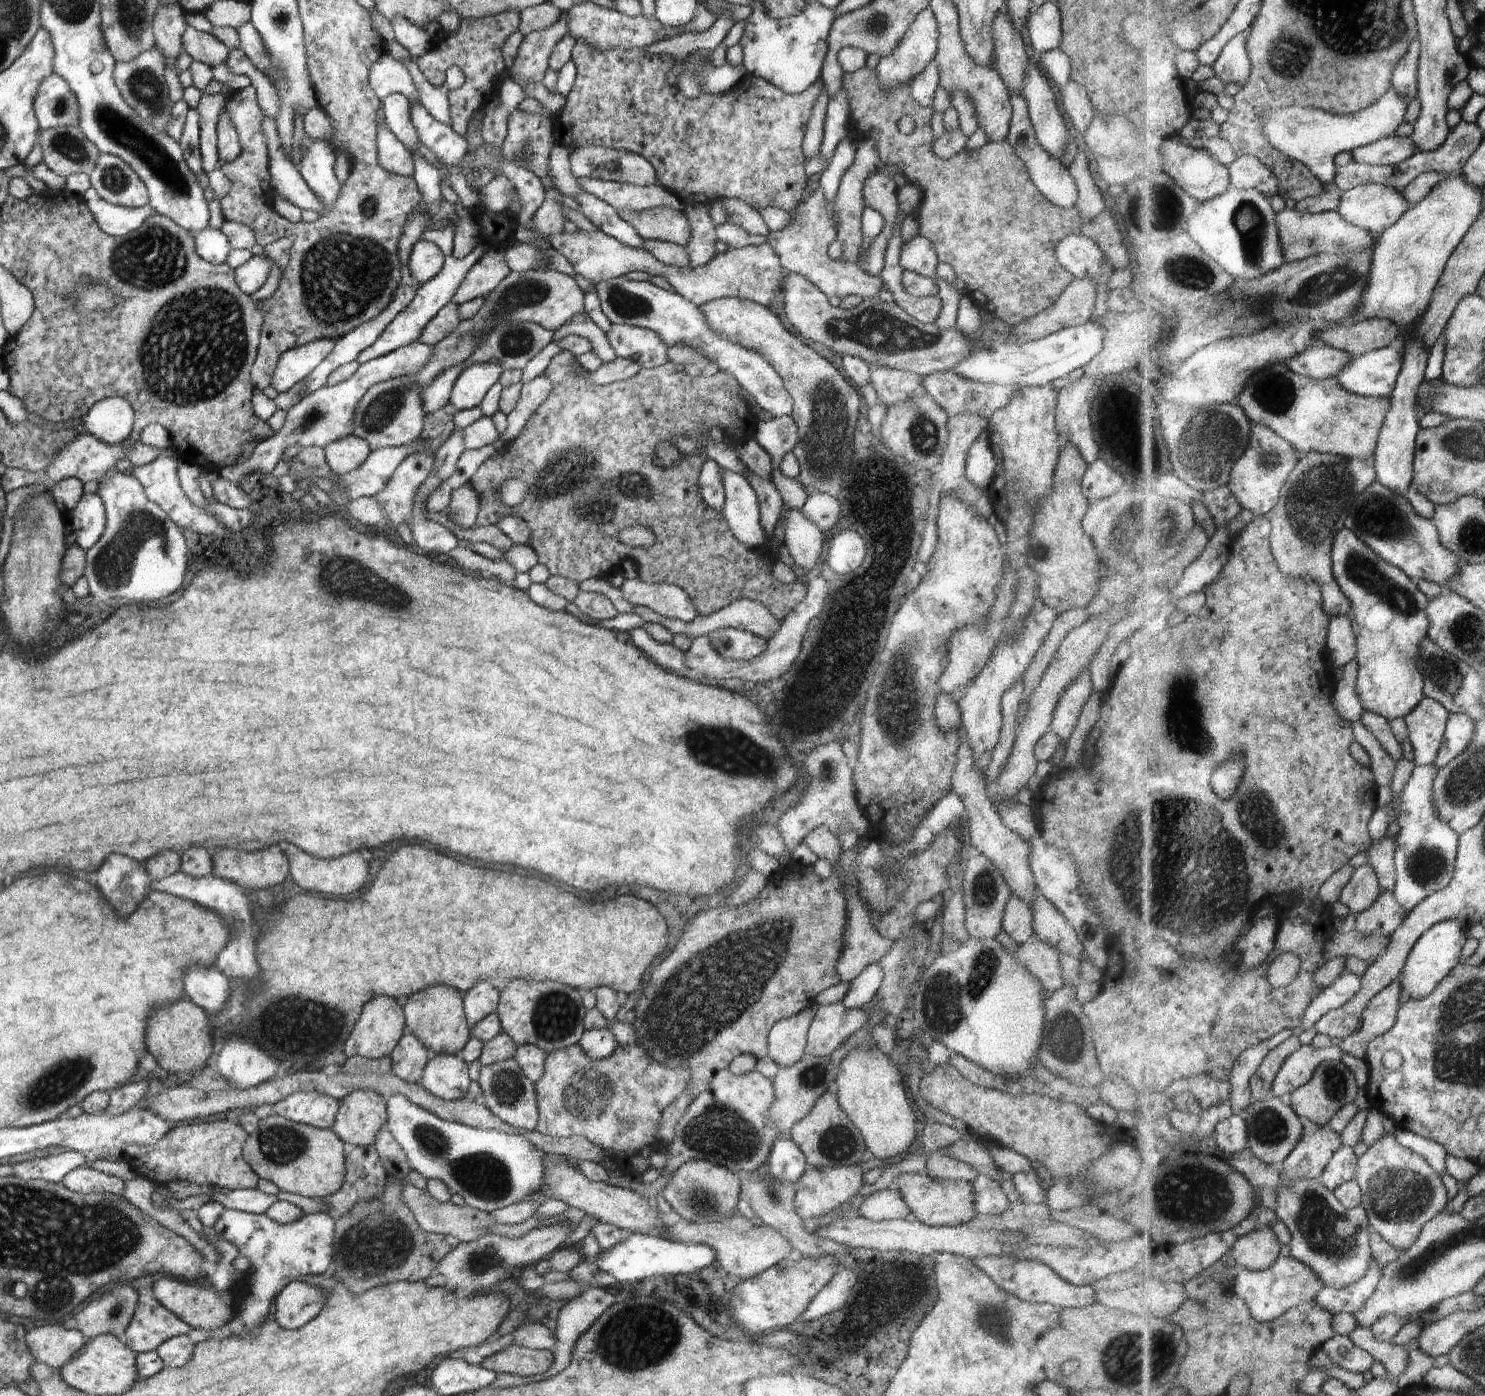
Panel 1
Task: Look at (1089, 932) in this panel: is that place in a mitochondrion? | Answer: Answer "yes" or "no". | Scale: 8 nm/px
no

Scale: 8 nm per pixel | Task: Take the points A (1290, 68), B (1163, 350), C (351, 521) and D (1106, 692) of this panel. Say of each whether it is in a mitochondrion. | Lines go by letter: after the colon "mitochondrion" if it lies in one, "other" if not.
A: mitochondrion
B: other
C: other
D: other

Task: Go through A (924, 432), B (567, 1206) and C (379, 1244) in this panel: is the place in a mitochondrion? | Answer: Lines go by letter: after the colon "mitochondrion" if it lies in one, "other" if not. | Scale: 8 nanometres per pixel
A: mitochondrion
B: other
C: mitochondrion

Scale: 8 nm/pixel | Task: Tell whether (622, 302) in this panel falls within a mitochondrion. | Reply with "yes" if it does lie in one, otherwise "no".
yes

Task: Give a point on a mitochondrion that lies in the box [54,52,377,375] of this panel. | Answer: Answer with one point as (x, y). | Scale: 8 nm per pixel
(154, 259)

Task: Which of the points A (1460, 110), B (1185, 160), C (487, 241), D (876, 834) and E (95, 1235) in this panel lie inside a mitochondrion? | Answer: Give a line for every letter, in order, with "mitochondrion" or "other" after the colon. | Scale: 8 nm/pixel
A: other
B: other
C: other
D: other
E: mitochondrion

